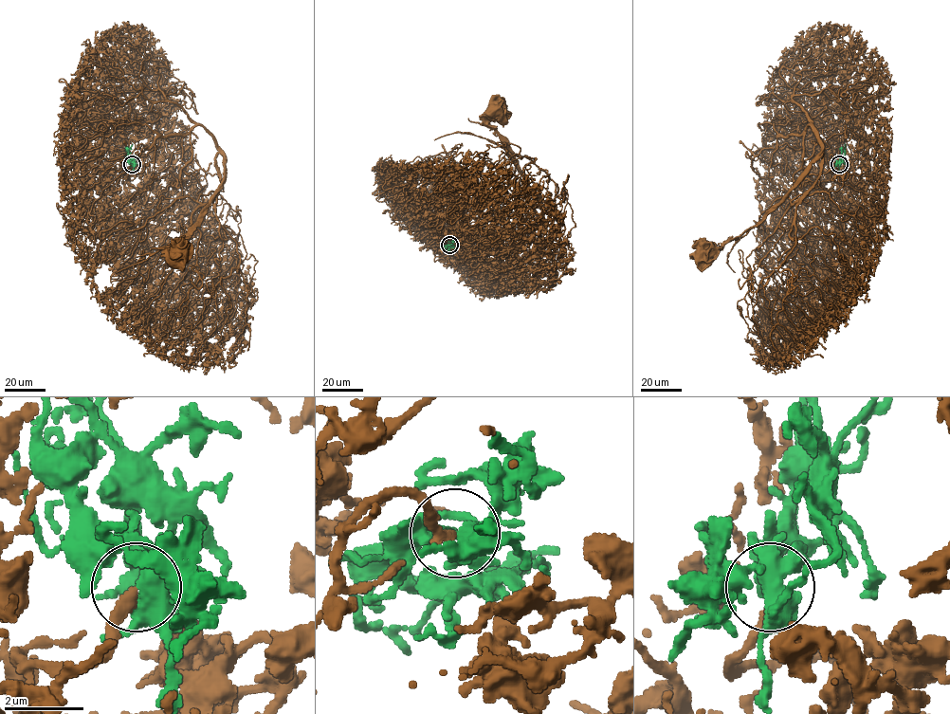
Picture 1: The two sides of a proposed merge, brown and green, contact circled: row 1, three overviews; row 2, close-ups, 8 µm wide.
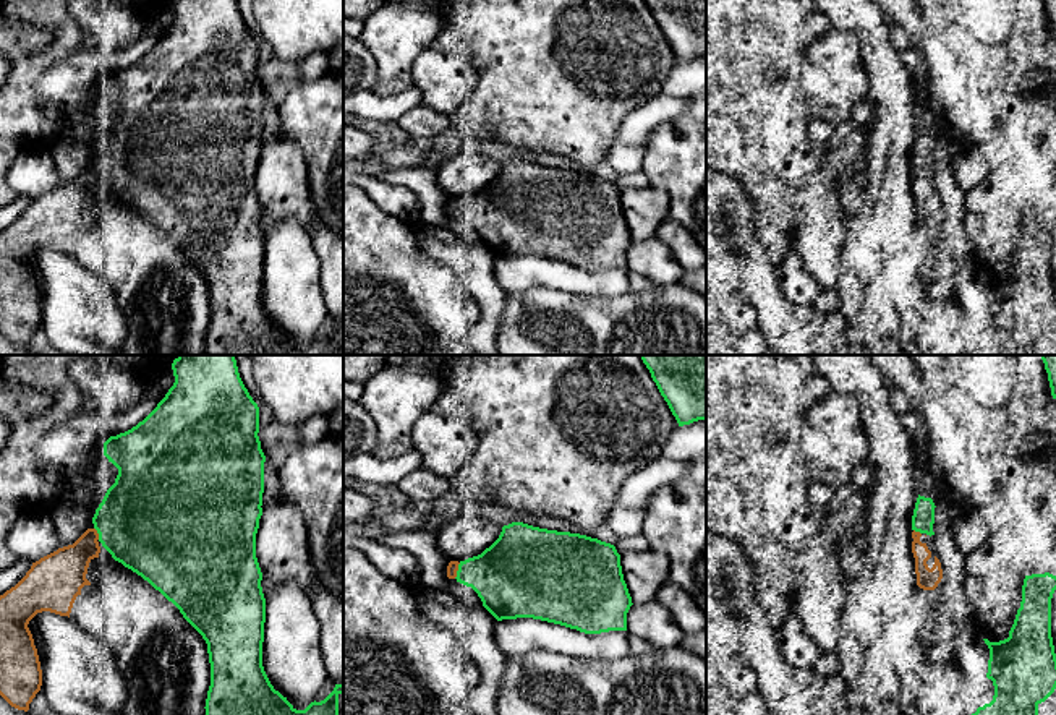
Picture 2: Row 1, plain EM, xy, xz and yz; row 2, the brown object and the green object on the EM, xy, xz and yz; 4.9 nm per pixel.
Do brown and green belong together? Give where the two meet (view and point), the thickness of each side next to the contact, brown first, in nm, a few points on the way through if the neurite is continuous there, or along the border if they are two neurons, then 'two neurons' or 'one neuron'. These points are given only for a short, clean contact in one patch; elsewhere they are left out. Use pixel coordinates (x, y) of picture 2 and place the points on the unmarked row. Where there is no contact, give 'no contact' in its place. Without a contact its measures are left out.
meets brown in xz at (457, 206); 60 nm thick on the brown side, 340 nm on the other; one neuron

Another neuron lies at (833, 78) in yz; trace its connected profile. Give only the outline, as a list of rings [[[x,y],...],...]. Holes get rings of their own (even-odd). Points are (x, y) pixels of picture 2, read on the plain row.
[[[828,31],[808,49],[798,70],[798,94],[808,115],[834,126],[850,118],[868,88],[862,45],[847,31]]]

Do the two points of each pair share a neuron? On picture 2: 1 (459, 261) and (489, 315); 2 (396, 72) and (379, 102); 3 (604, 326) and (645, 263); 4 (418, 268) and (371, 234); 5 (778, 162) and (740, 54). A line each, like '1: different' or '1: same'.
1: same
2: different
3: different
4: same
5: same

